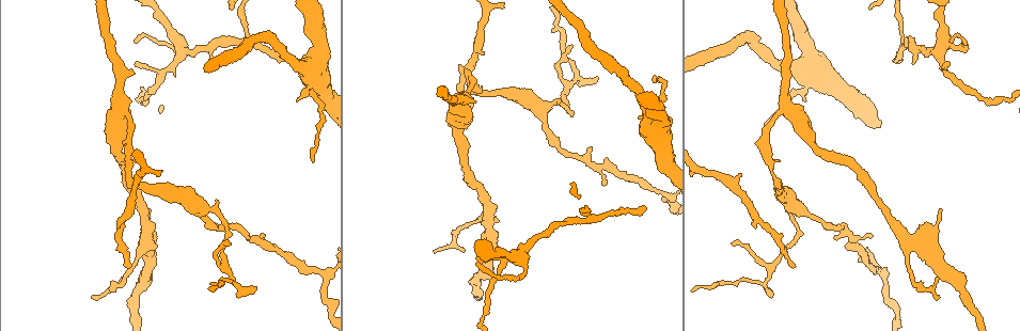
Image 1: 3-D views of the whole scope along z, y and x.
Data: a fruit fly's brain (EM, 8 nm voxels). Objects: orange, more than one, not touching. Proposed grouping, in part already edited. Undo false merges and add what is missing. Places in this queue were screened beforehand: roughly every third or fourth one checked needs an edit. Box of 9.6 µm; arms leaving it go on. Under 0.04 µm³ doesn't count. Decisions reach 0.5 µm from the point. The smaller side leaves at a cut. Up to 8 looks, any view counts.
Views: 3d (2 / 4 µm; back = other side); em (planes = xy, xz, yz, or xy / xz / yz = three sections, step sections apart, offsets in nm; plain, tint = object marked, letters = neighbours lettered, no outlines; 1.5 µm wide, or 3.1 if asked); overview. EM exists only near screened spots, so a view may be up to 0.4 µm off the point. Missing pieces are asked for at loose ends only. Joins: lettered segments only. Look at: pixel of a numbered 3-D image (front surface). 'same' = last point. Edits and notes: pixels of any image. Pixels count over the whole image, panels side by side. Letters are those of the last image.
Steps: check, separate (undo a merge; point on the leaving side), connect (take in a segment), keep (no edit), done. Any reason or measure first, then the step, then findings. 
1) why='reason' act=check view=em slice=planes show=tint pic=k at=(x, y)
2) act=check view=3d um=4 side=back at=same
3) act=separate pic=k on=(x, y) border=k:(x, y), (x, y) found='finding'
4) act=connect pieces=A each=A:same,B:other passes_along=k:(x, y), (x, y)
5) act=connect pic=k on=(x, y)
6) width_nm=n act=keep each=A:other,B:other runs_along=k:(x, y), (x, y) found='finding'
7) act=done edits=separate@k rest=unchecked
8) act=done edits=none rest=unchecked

why='an open end' act=check view=3d um=2 pic=1 at=(92, 298)

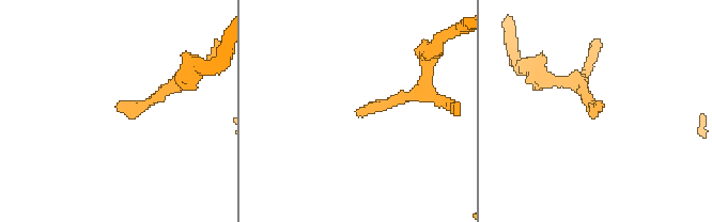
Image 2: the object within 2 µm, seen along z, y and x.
why='shape alone is not enough' act=check view=em slice=planes show=tint pic=2 at=(118, 106)

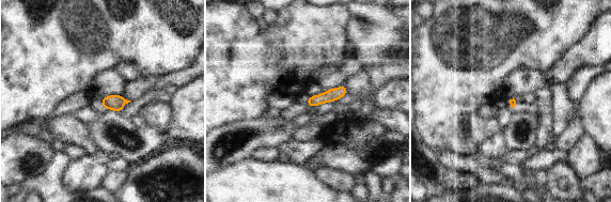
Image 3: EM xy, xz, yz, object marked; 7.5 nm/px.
act=check view=em slice=planes show=letters at=same

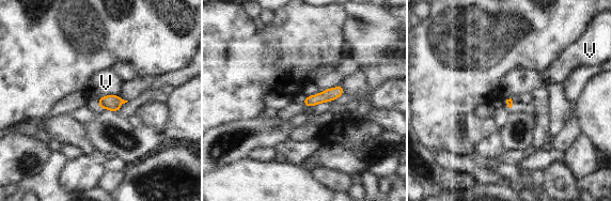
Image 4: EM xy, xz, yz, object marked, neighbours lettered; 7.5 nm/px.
act=keep each=V:other runs_along=4:(341, 90), (306, 102) found='none of them fits'

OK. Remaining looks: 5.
why='free end' act=check view=em slice=planes show=letters pic=1 at=(646, 207)

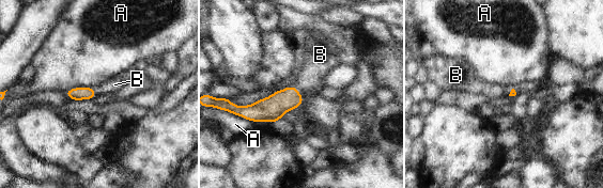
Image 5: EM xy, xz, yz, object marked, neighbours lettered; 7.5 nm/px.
act=connect pieces=B each=A:other,B:same found='it goes on there'

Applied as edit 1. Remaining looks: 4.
why='free end' act=check view=3d um=2 pic=1 at=(298, 100)

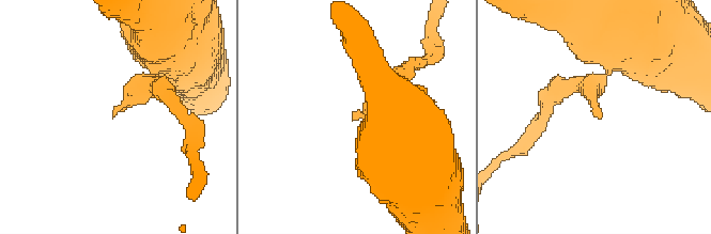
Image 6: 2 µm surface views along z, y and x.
why='shape alone is not enough' act=check view=em slice=xz step=4 show=letters pic=6 at=(112, 119)

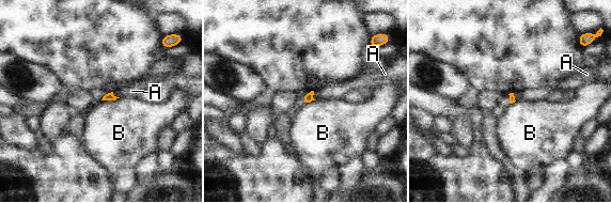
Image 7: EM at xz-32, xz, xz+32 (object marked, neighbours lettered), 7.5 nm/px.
why='another direction' act=check view=em slice=planes show=letters at=same

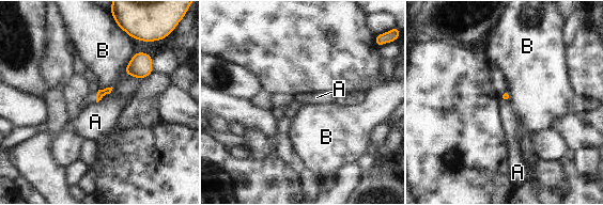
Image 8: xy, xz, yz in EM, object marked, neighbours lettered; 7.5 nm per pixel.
act=keep each=A:other,B:other border=8:(106, 94), (96, 103) found='none of them fits'

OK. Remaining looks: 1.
act=done edits=connect@5 rest=unchecked

